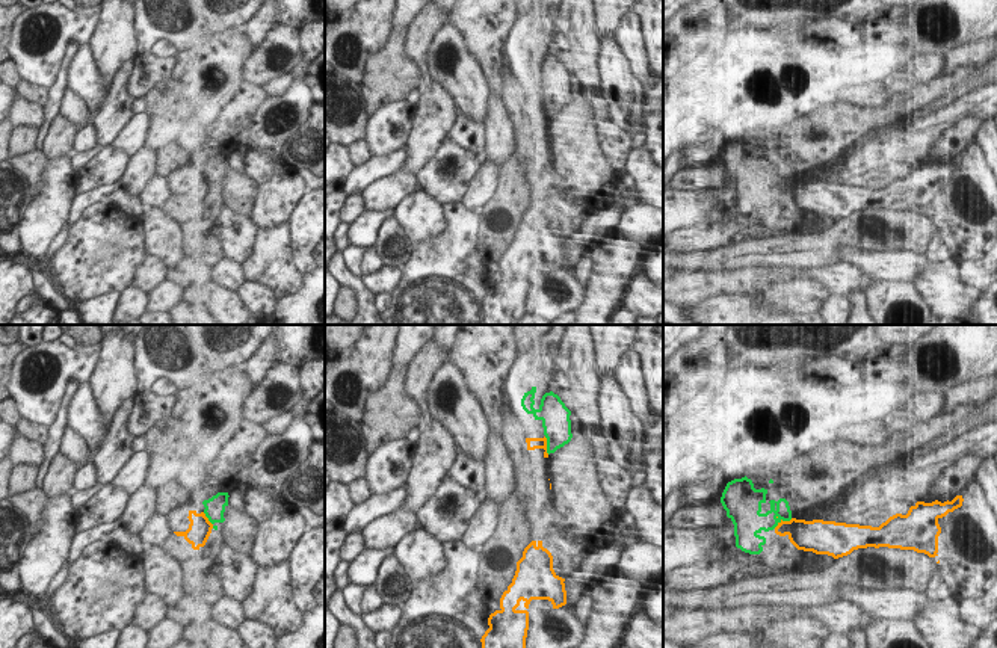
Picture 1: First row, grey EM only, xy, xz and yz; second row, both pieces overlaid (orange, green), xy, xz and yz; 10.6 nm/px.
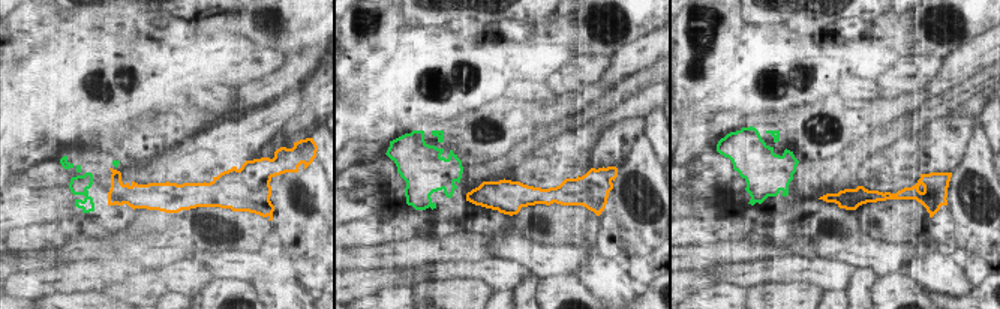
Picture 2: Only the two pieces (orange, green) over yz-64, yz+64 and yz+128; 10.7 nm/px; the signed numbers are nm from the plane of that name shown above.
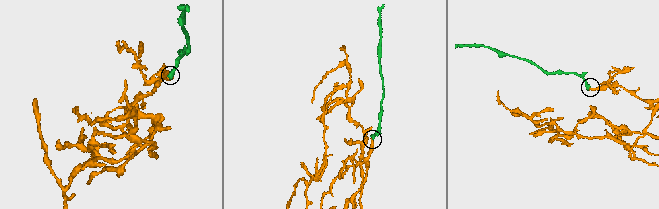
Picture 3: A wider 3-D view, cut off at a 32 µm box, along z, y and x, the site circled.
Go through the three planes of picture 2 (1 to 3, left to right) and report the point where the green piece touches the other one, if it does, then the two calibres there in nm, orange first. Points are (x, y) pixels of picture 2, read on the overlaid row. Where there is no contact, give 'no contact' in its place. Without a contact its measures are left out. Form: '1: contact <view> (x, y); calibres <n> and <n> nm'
1: no contact
2: no contact
3: no contact

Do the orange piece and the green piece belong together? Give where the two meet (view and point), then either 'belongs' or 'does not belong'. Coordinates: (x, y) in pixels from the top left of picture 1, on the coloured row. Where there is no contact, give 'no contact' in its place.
meets orange in yz at (781, 520); does not belong

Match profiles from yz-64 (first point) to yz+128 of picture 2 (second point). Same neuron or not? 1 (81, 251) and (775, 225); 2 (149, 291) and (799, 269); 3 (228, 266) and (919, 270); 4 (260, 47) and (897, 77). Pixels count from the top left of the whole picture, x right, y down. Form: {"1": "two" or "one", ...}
{"1": "two", "2": "two", "3": "two", "4": "one"}

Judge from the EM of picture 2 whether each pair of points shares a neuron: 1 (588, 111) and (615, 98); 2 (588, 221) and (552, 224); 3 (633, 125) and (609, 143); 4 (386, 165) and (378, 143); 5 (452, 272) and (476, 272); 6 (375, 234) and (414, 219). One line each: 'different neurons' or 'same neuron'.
1: same neuron
2: same neuron
3: same neuron
4: different neurons
5: same neuron
6: same neuron

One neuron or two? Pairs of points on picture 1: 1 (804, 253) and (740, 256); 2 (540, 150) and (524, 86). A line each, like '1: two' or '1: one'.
1: one
2: one

